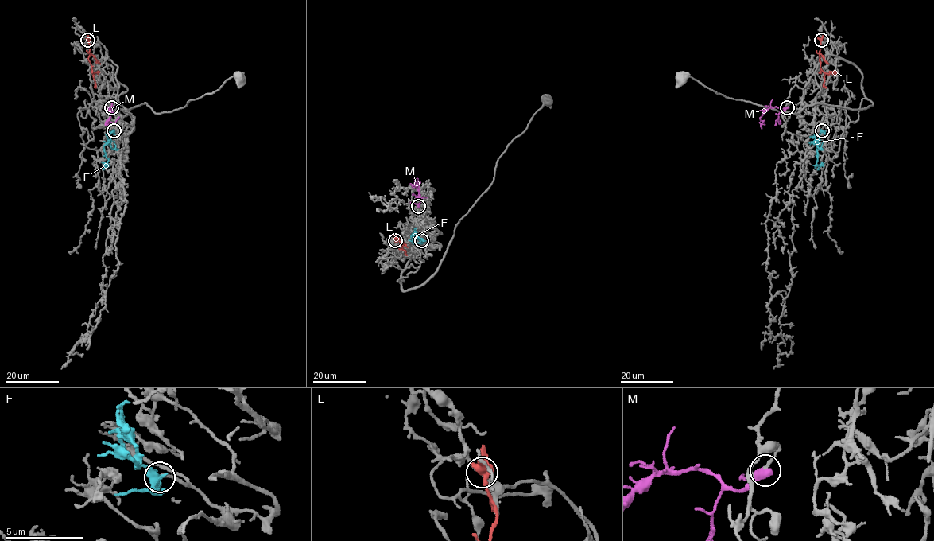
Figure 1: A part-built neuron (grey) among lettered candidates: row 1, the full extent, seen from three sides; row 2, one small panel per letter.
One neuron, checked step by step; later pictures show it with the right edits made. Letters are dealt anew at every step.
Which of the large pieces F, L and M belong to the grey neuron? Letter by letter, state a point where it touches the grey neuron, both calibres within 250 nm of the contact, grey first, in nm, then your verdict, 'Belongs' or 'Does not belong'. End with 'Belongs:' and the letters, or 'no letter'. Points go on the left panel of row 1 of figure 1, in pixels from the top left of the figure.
F: Touches grey at (114, 130). Thickness 200 nm (grey) against 400 nm. Belongs
L: Touches grey at (87, 40). Thickness 200 nm (grey) against 360 nm. Does not belong
M: Touches grey at (111, 107). Thickness 170 nm (grey) against 460 nm. Does not belong
Belongs: F

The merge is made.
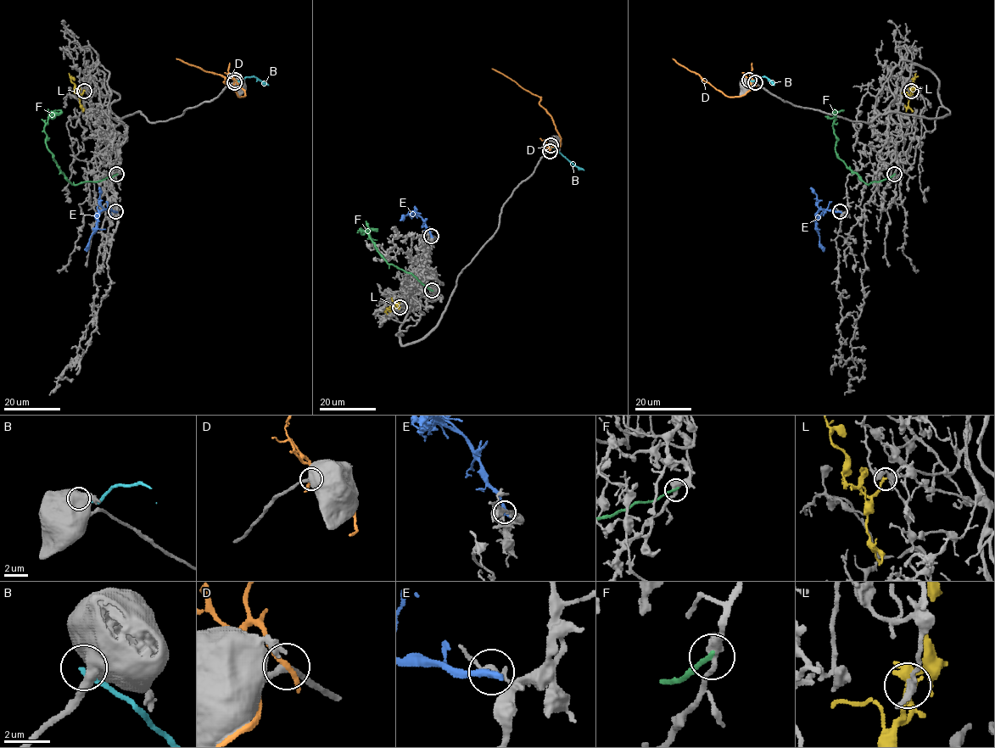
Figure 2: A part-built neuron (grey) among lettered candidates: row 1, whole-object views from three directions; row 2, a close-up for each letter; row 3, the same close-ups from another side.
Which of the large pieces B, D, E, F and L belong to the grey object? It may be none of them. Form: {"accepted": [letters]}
{"accepted": ["L"]}

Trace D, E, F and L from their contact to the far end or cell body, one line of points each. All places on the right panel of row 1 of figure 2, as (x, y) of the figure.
D: (754, 82), (749, 78), (751, 89), (745, 94), (724, 95), (672, 58)
E: (840, 211), (821, 209), (817, 214), (816, 229), (819, 245), (824, 250)
F: (895, 175), (867, 184), (838, 157), (833, 128), (835, 114), (843, 110)
L: (911, 90), (916, 73)

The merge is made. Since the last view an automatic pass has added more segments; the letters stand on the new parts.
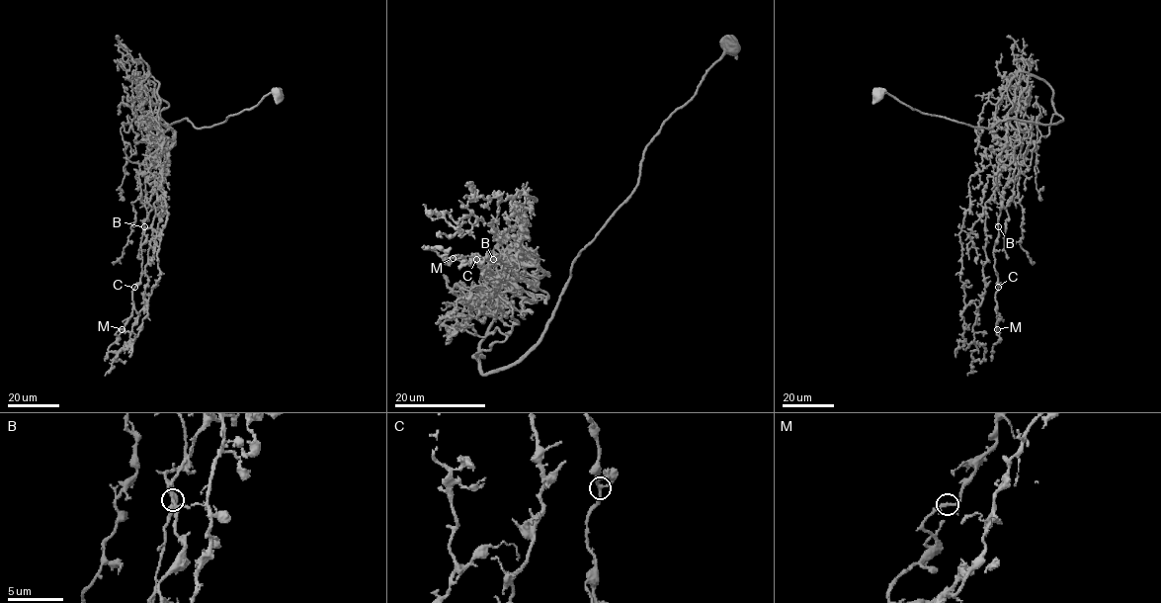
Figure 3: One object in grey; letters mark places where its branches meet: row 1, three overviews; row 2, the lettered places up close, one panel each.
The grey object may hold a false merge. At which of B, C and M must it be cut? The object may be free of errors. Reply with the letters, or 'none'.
none

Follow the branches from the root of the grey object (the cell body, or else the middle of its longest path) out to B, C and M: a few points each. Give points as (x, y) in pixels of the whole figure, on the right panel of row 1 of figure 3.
B: (878, 93), (992, 128), (1011, 118), (1061, 121), (1052, 89), (1029, 76), (1019, 98), (1020, 142), (998, 226)
C: (878, 93), (992, 128), (1061, 121), (1052, 89), (1029, 76), (1019, 98), (998, 287)
M: (878, 93), (992, 128), (1061, 121), (1052, 89), (1029, 76), (1018, 101), (993, 252), (997, 329)

